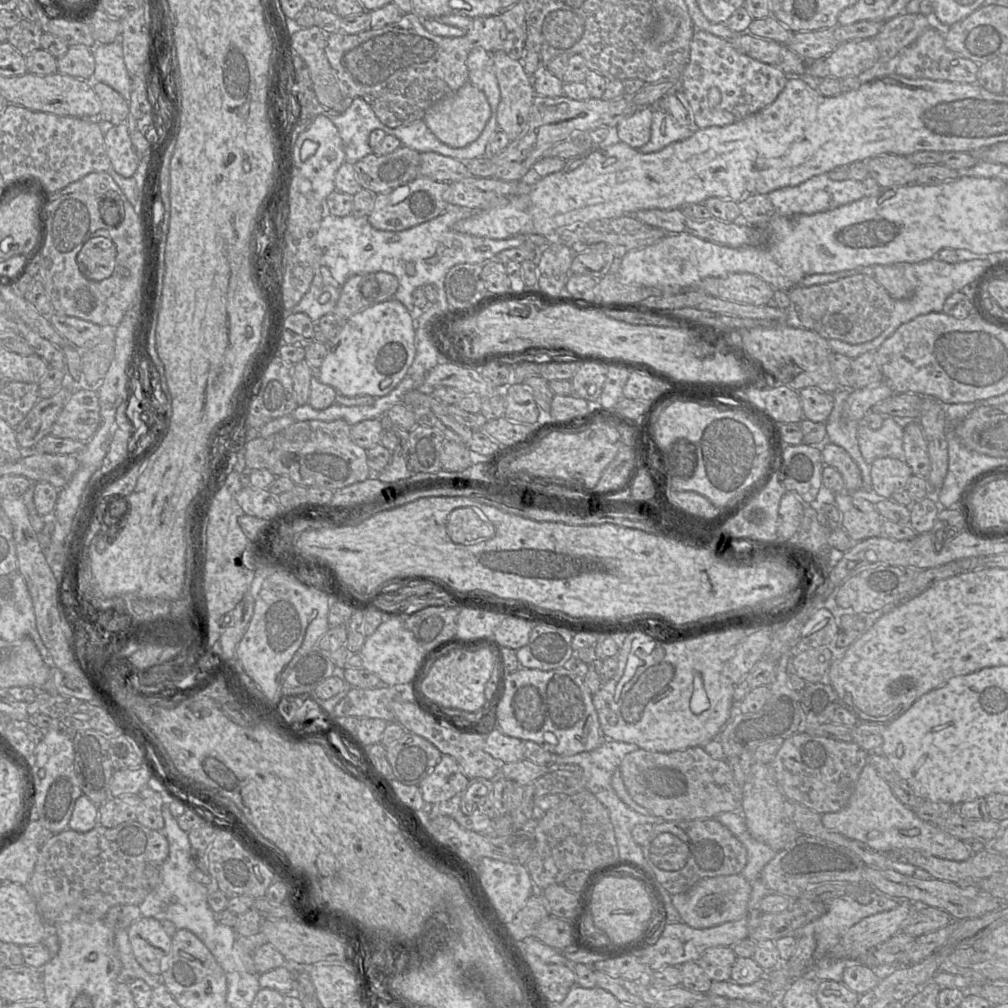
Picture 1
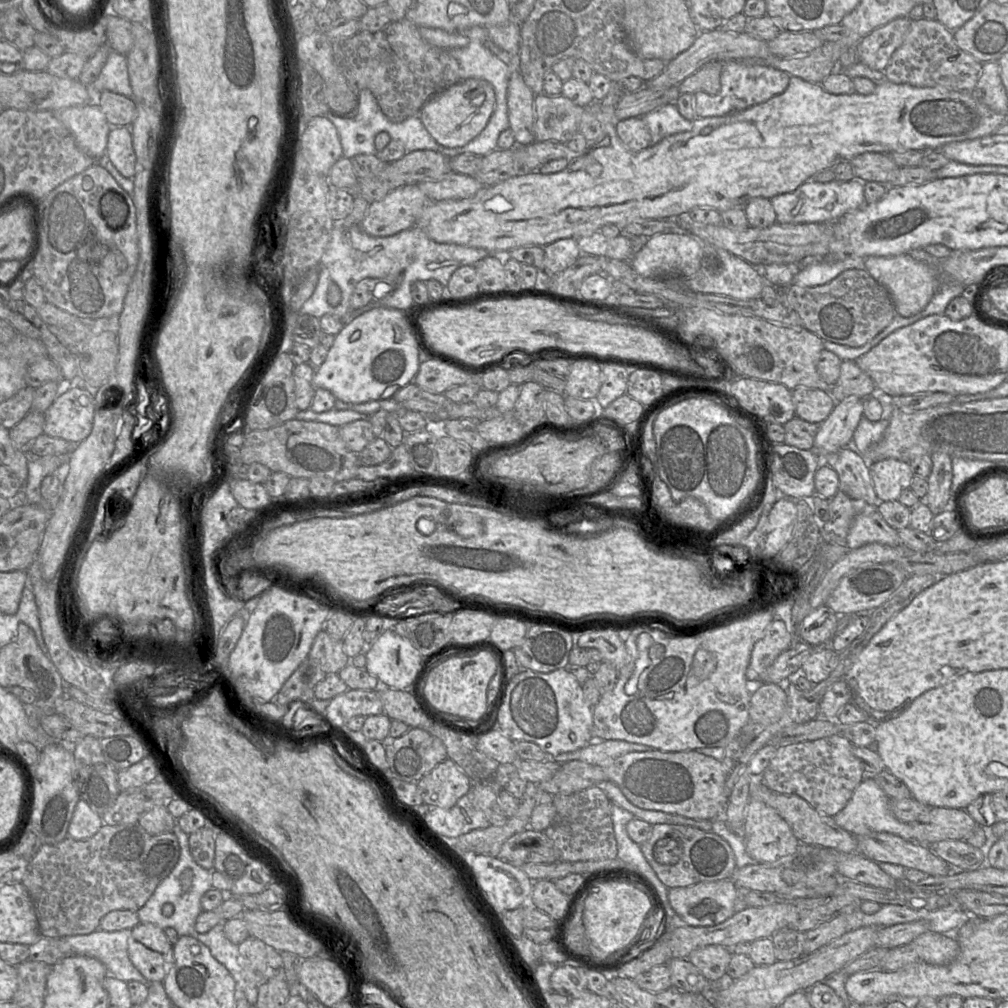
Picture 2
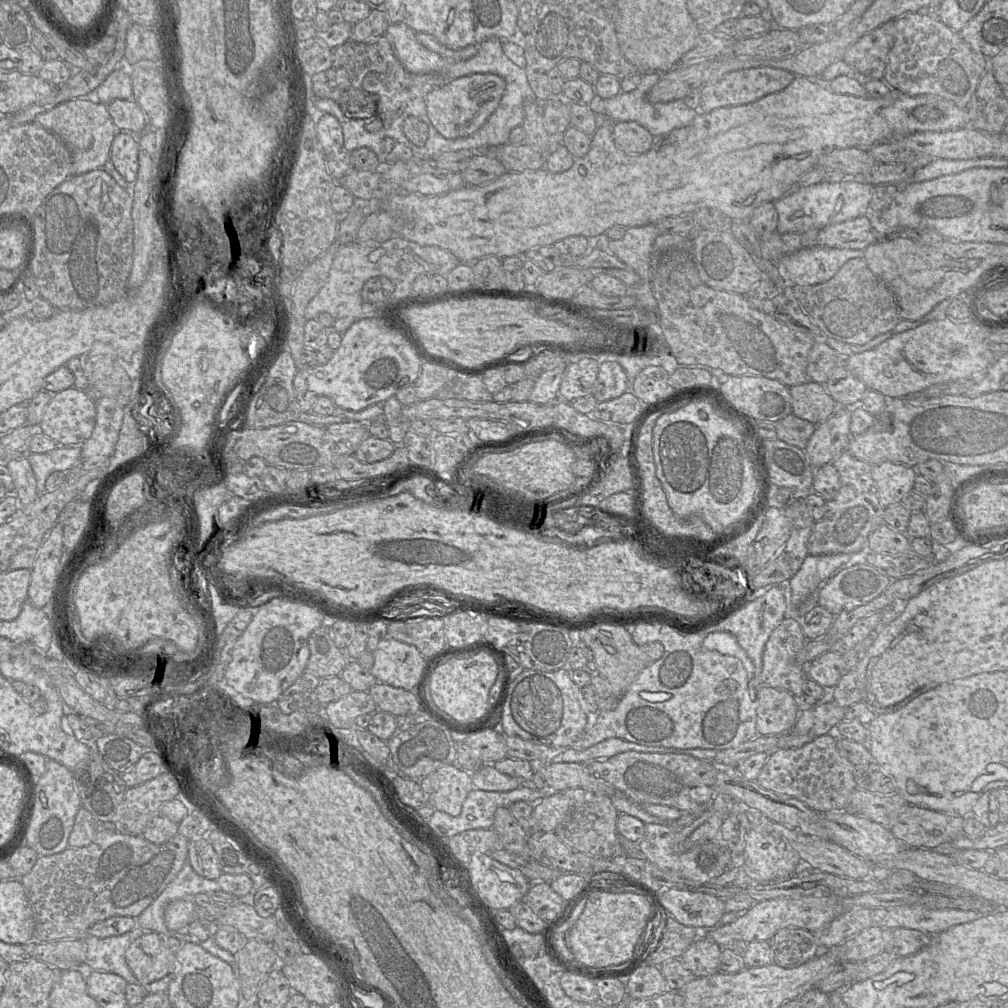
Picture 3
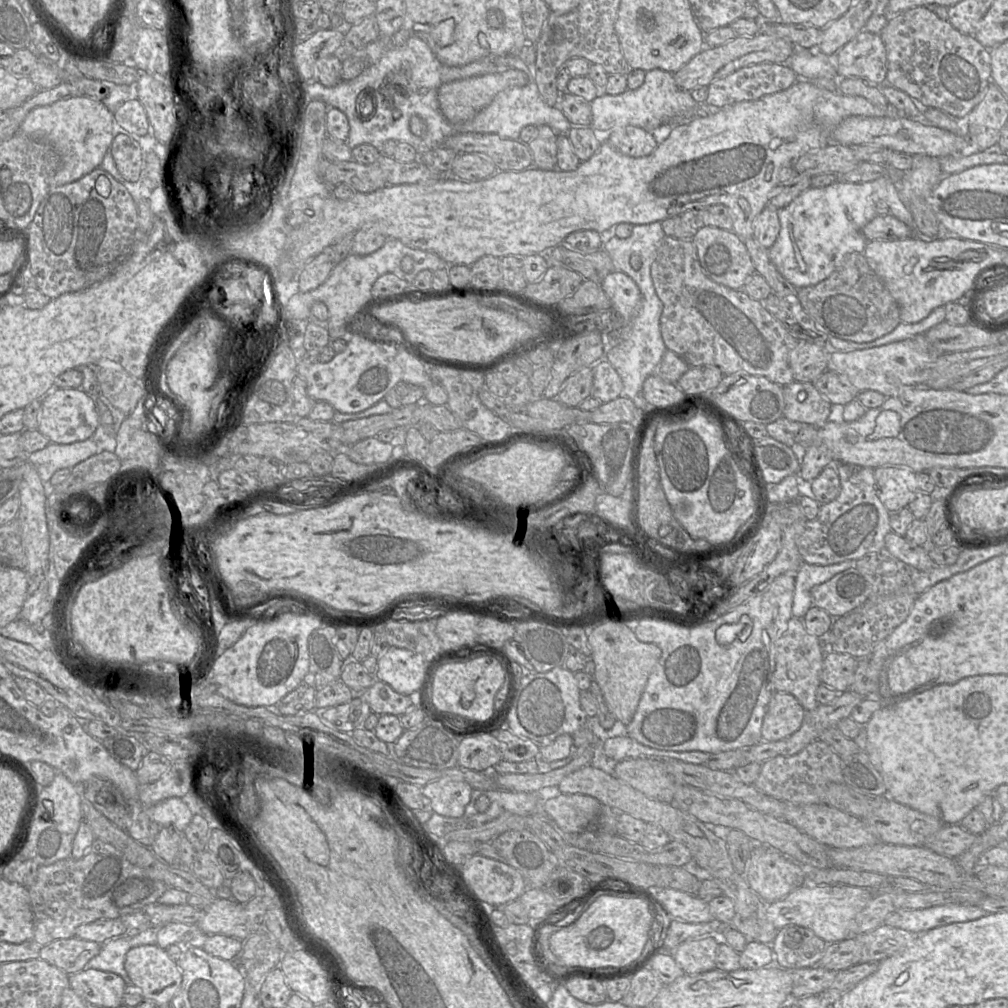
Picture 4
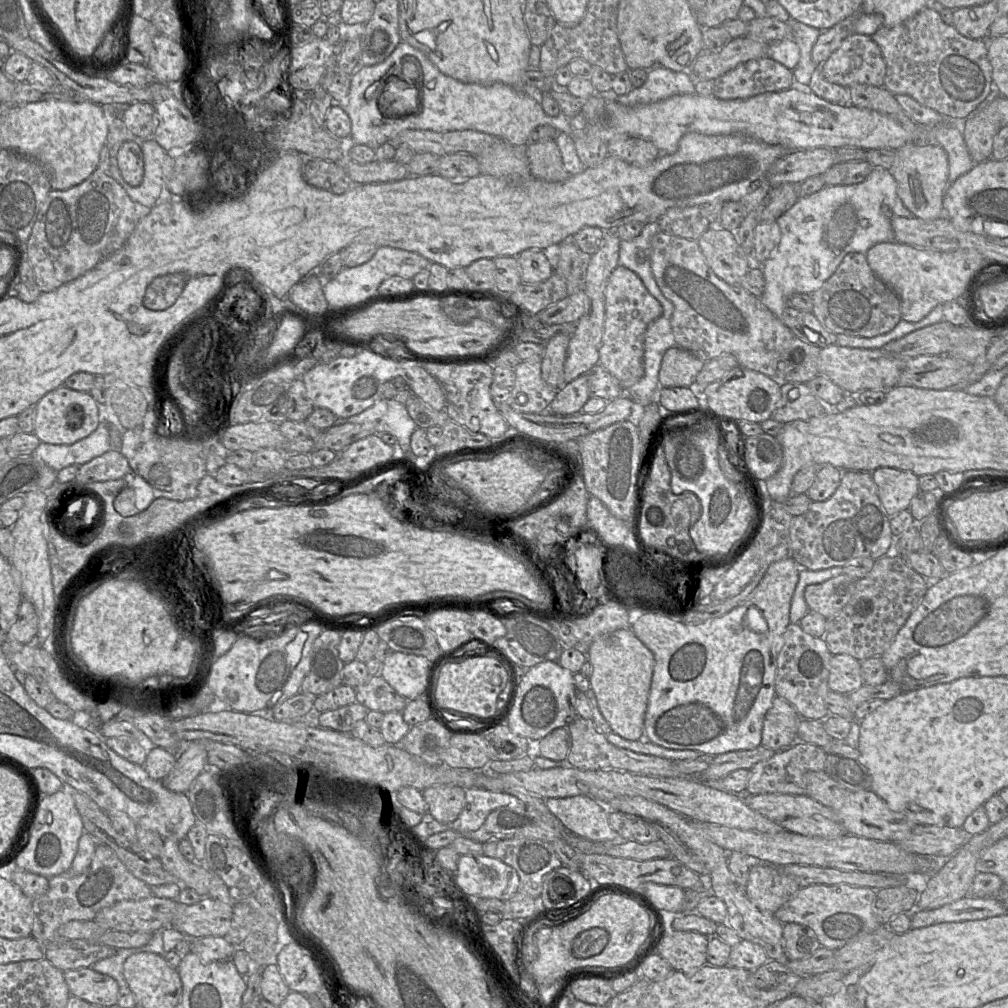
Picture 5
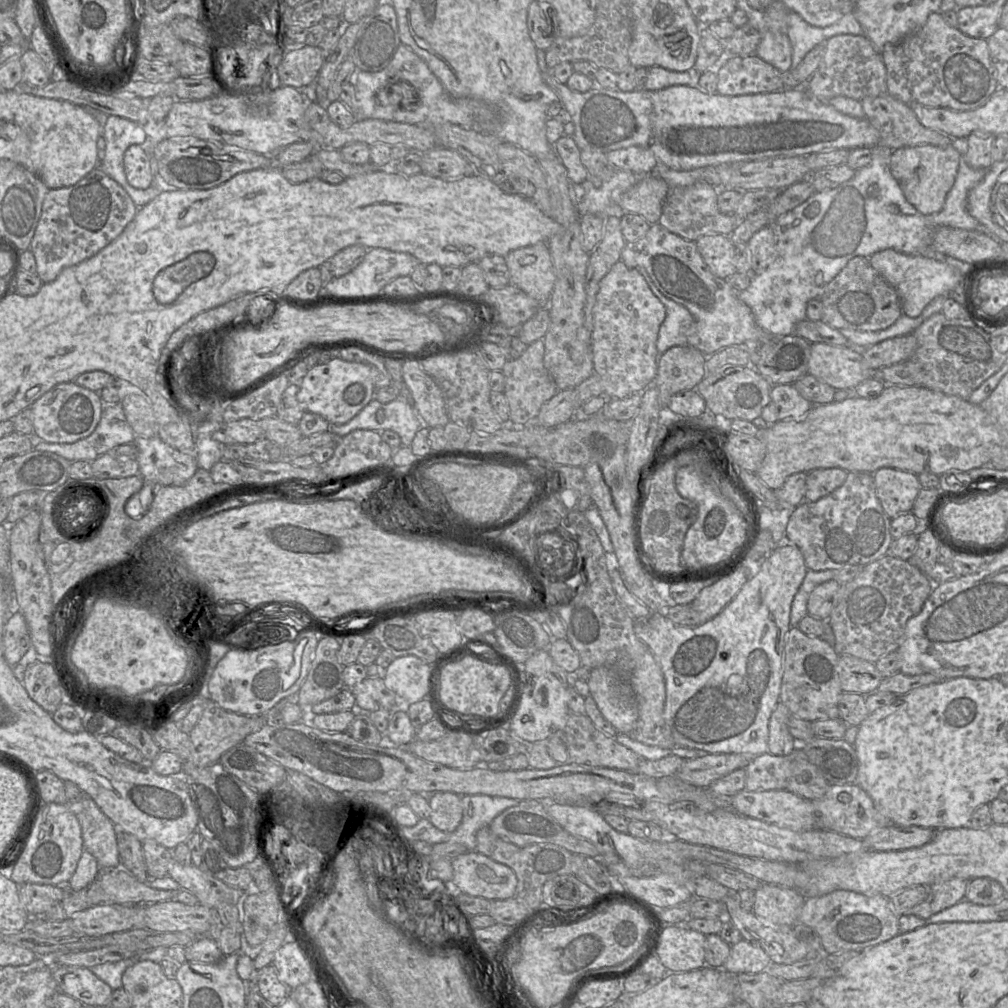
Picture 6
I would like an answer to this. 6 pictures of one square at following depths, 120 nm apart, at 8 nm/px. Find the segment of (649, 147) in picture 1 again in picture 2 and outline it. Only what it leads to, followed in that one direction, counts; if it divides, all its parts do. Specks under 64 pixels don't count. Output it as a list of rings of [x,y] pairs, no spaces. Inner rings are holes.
[[[670,103],[656,108],[642,116],[652,138],[652,146],[664,138],[690,131],[693,121],[685,119],[678,111],[675,103]]]

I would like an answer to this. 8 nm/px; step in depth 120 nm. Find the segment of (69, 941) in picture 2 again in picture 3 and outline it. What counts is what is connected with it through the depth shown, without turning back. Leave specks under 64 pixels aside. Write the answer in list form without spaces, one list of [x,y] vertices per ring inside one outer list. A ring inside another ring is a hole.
[[[137,925],[132,930],[118,936],[99,938],[88,935],[84,939],[86,943],[86,954],[85,954],[85,960],[81,968],[85,972],[86,971],[112,972],[124,978],[128,982],[128,984],[138,983],[136,977],[134,976],[133,972],[131,971],[126,962],[126,951],[135,939],[142,936],[148,931],[152,930],[145,930]]]

